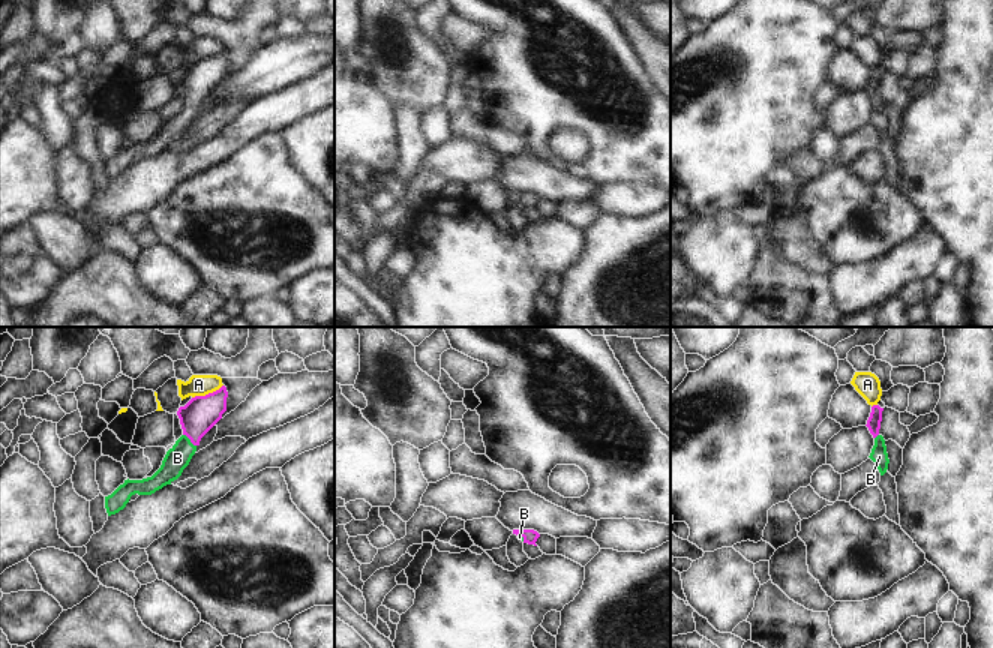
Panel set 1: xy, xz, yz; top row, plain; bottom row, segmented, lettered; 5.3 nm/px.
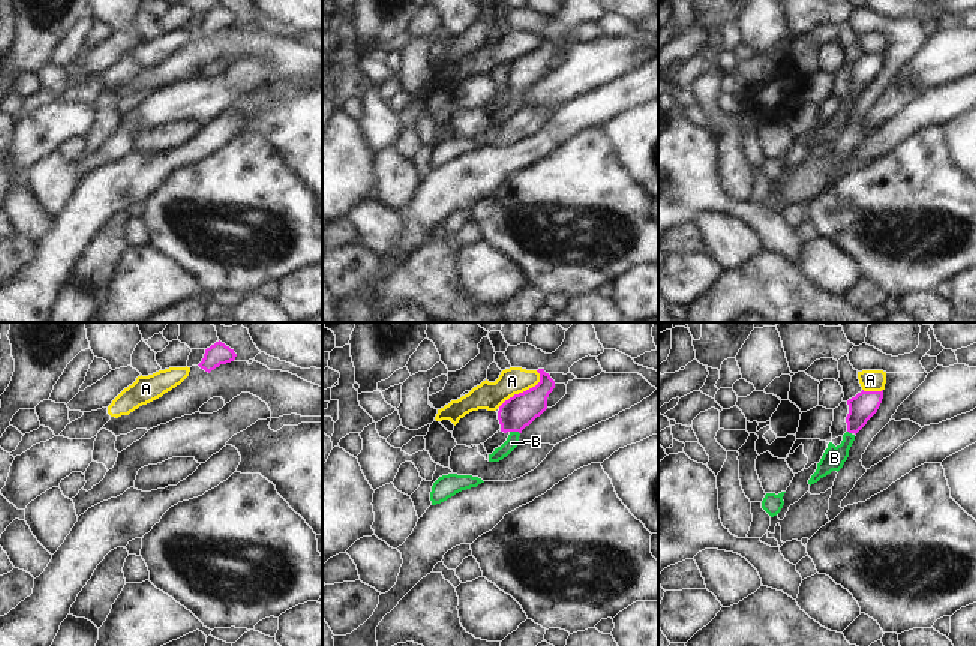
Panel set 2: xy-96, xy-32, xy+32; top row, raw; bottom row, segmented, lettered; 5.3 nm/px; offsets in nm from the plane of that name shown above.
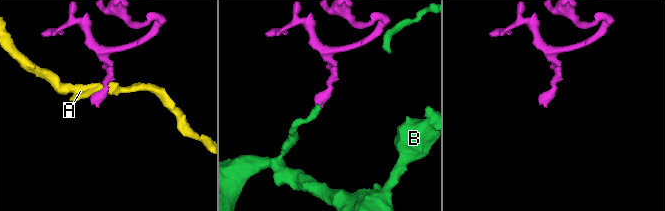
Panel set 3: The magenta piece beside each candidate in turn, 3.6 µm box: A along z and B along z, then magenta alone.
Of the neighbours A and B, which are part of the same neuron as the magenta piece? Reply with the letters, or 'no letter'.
B

